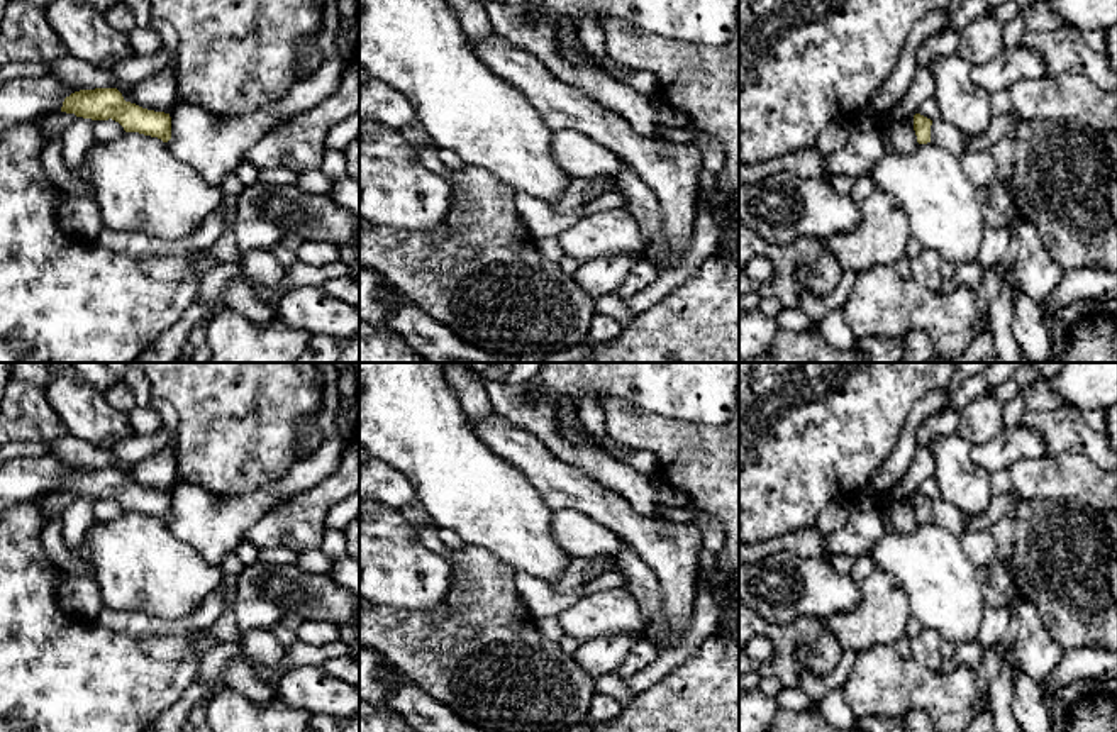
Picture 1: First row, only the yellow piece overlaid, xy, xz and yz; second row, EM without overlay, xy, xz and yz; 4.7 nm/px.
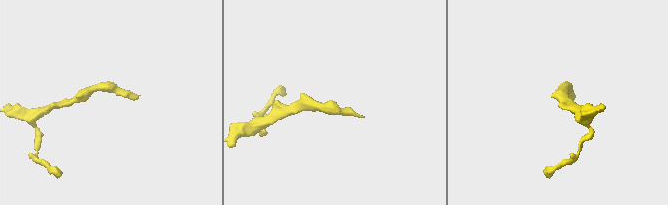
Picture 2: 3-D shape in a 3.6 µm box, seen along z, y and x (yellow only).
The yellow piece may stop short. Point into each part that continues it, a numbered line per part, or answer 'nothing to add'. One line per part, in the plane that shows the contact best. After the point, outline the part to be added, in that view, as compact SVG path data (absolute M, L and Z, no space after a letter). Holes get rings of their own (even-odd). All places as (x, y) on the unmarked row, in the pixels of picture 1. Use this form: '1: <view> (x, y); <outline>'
1: yz (944, 514); M944 498L932 500L931 505L931 522L959 535L964 530L963 512Z

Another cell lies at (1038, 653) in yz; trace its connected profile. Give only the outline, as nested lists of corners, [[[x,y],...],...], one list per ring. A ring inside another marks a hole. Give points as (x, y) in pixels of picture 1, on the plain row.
[[[1027,600],[1017,602],[1019,634],[1015,656],[1019,671],[1042,681],[1061,661],[1064,649],[1054,640],[1041,618],[1039,608]]]

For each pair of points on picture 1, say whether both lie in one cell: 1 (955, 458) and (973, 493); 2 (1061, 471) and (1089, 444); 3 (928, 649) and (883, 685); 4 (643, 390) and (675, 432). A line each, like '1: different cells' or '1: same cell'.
1: same cell
2: different cells
3: different cells
4: different cells

